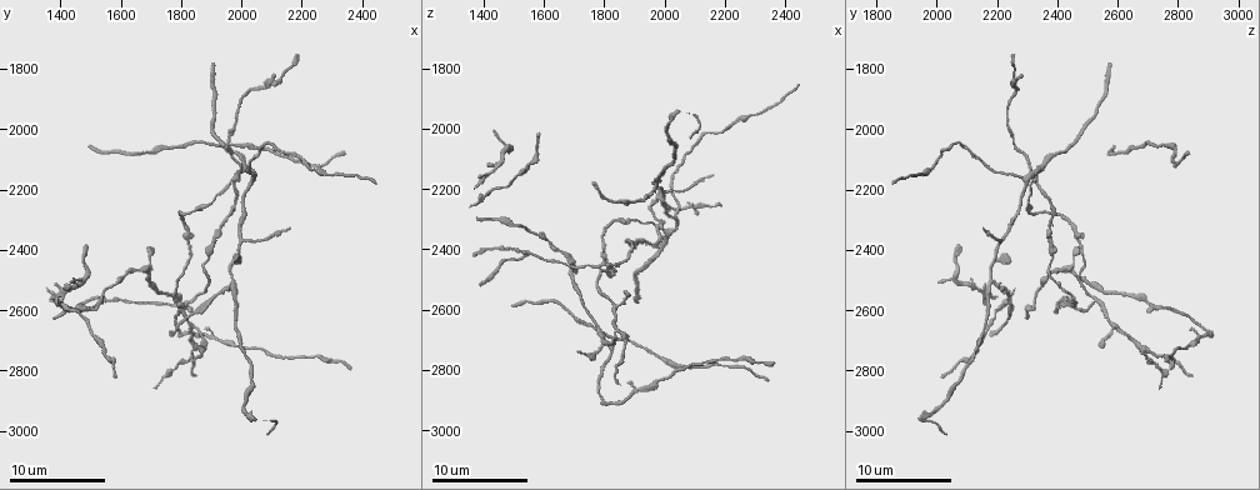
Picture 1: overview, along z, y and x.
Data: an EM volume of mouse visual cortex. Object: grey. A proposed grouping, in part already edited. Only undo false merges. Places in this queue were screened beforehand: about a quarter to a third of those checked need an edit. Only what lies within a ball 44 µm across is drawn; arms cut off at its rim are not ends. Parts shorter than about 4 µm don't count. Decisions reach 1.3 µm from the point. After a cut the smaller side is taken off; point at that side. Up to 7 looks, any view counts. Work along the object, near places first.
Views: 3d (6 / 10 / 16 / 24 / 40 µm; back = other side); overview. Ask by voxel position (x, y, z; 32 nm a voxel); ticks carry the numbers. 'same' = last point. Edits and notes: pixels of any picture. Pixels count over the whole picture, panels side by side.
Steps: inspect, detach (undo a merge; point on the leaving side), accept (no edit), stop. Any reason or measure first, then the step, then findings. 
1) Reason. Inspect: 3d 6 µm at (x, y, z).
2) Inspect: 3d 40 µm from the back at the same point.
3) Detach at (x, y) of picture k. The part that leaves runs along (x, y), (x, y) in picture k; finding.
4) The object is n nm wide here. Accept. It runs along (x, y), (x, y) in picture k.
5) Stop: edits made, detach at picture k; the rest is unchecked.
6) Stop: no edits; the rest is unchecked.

Four-way junction. Inspect: 3d 6 µm at (2000, 2370, 2200).

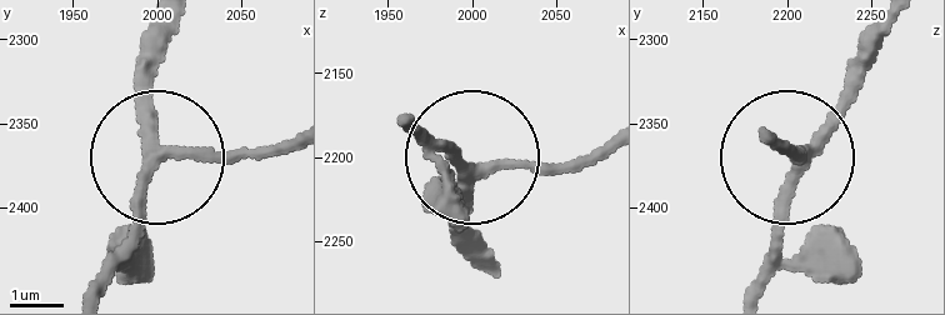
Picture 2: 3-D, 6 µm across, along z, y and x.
4 arms meet here. Accept. It runs along (165, 29), (146, 70), (160, 159), (290, 150) in picture 2; continuous, no second neuron.

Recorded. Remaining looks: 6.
Three arms meet. Inspect: 3d 10 µm at (1970, 2510, 2190).

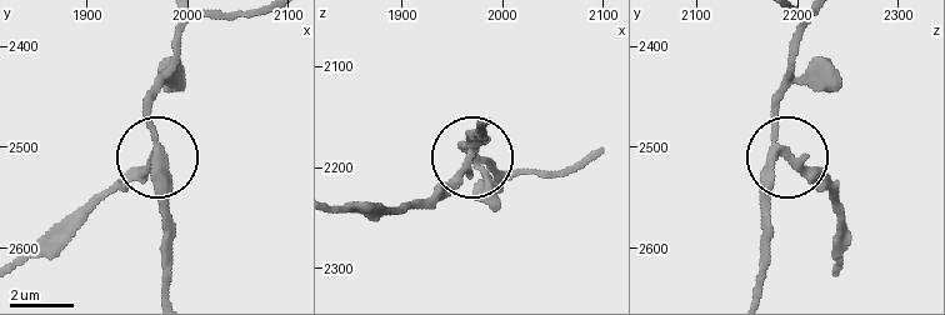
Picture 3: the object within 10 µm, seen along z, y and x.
Detach at (139, 168) of picture 3. The part that leaves runs along (163, 158), (44, 230), (20, 254) in picture 3; two neurons meet here.

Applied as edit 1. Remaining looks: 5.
See it whole again. Inspect: overview.

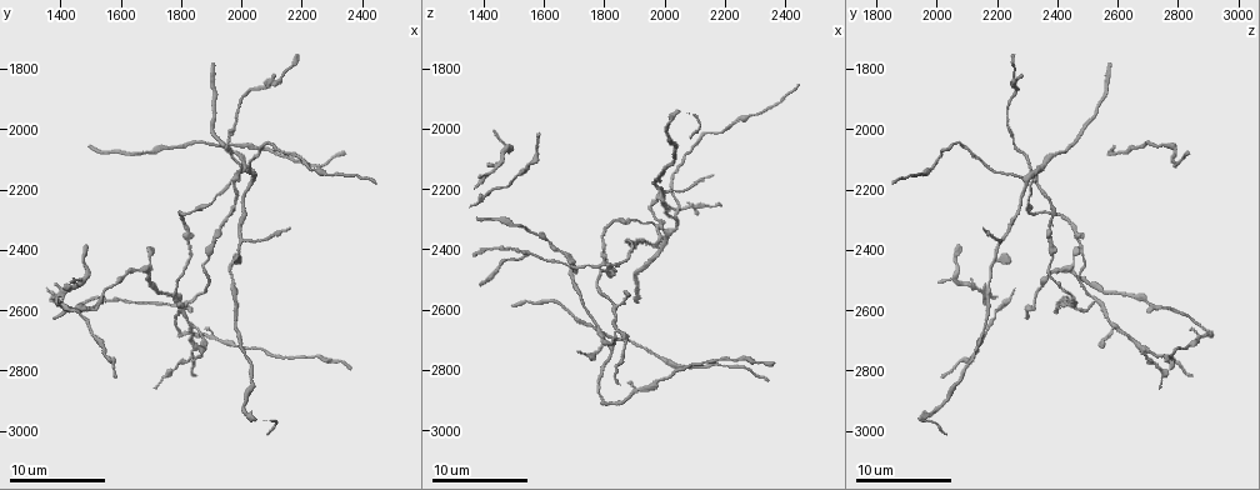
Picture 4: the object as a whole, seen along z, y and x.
Thick turns thin. Inspect: 3d 10 µm at (1810, 2370, 2480).

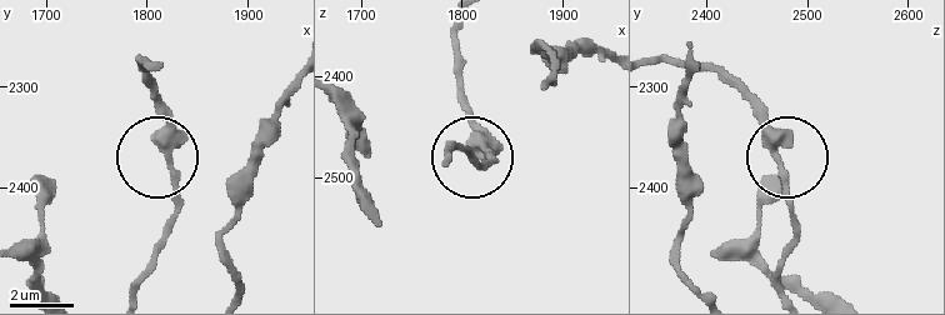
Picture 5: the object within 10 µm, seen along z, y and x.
Zoom in. Inspect: 3d 6 µm at (1822, 2372, 2472).

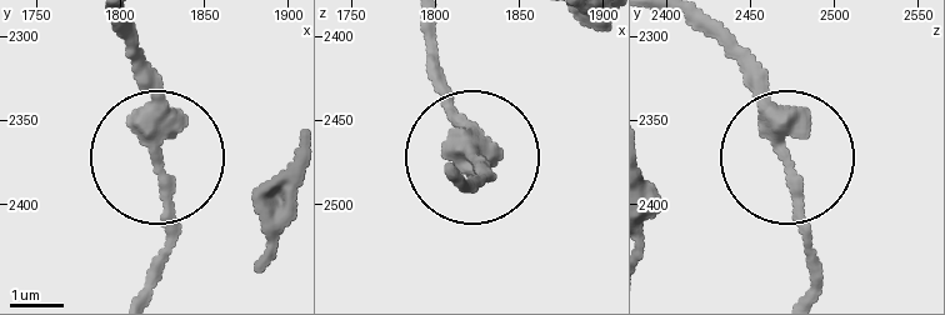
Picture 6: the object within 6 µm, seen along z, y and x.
Accept. It runs along (696, 26), (755, 93), (786, 160), (818, 290) in picture 6; continuous, no second neuron.

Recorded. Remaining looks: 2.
Stop: edits made, detach at picture 3; the rest is unchecked.

